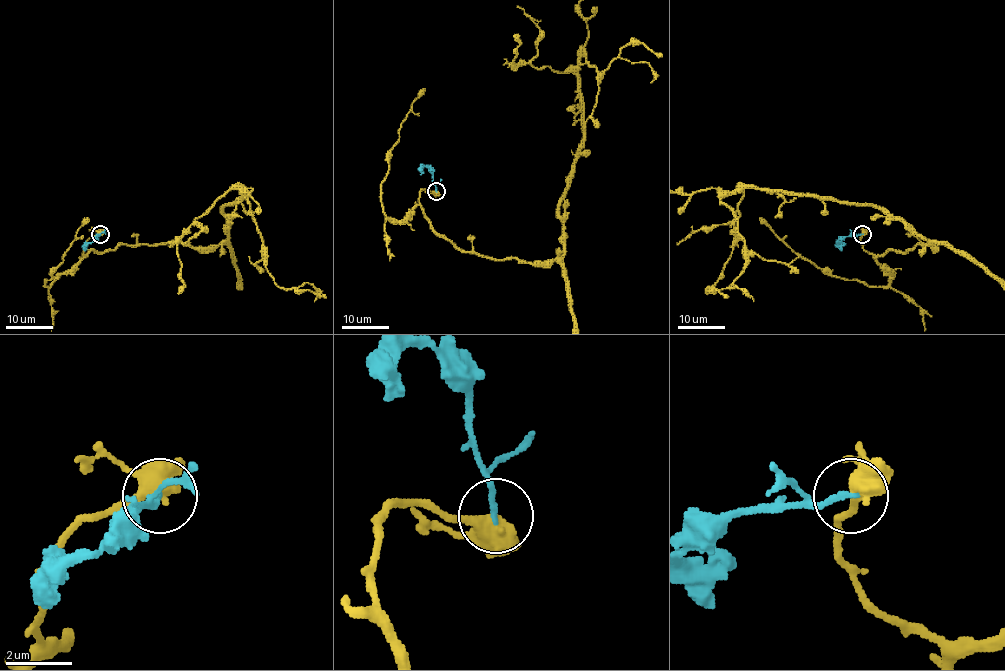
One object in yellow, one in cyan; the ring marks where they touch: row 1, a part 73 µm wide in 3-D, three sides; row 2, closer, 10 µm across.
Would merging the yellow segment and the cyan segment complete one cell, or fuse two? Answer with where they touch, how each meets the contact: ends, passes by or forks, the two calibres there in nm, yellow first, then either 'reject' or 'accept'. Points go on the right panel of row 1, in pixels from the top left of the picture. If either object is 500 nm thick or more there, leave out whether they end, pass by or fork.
place (862, 234); yellow forks; cyan ends; calibres 420 and 170 nm; reject

